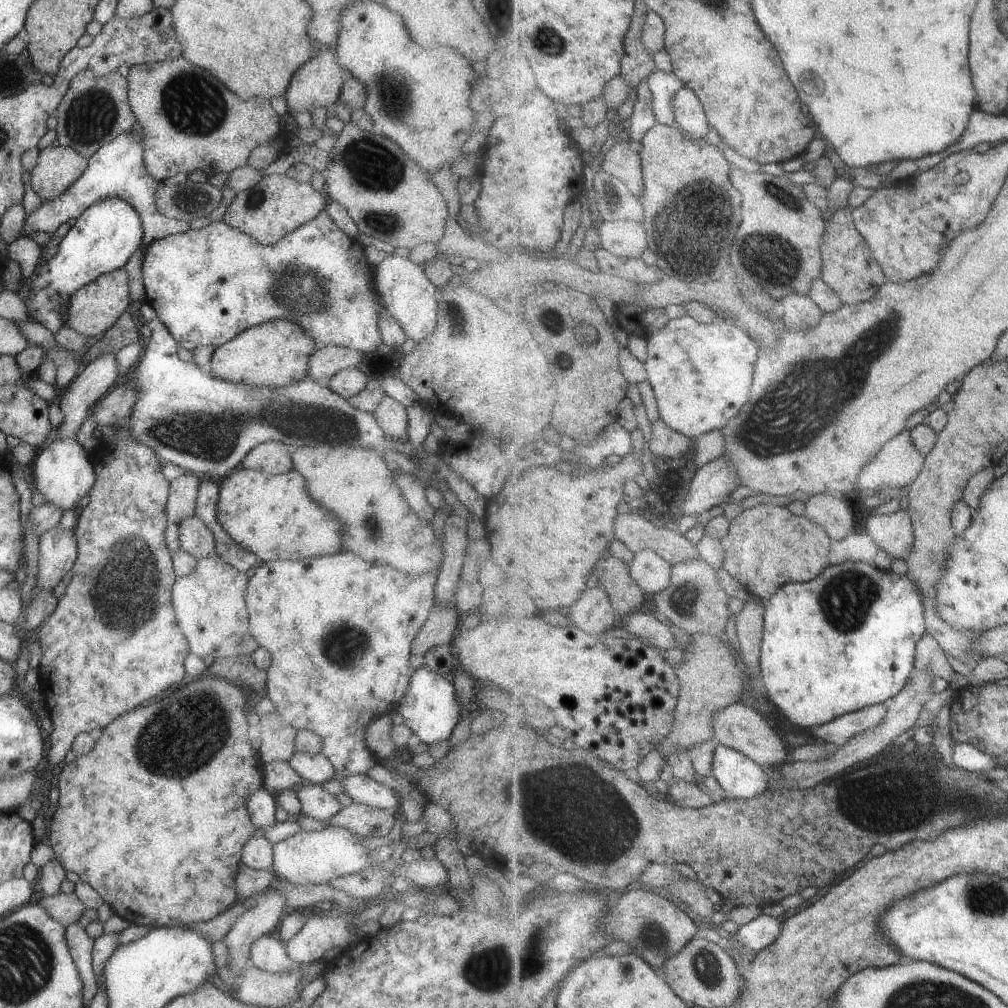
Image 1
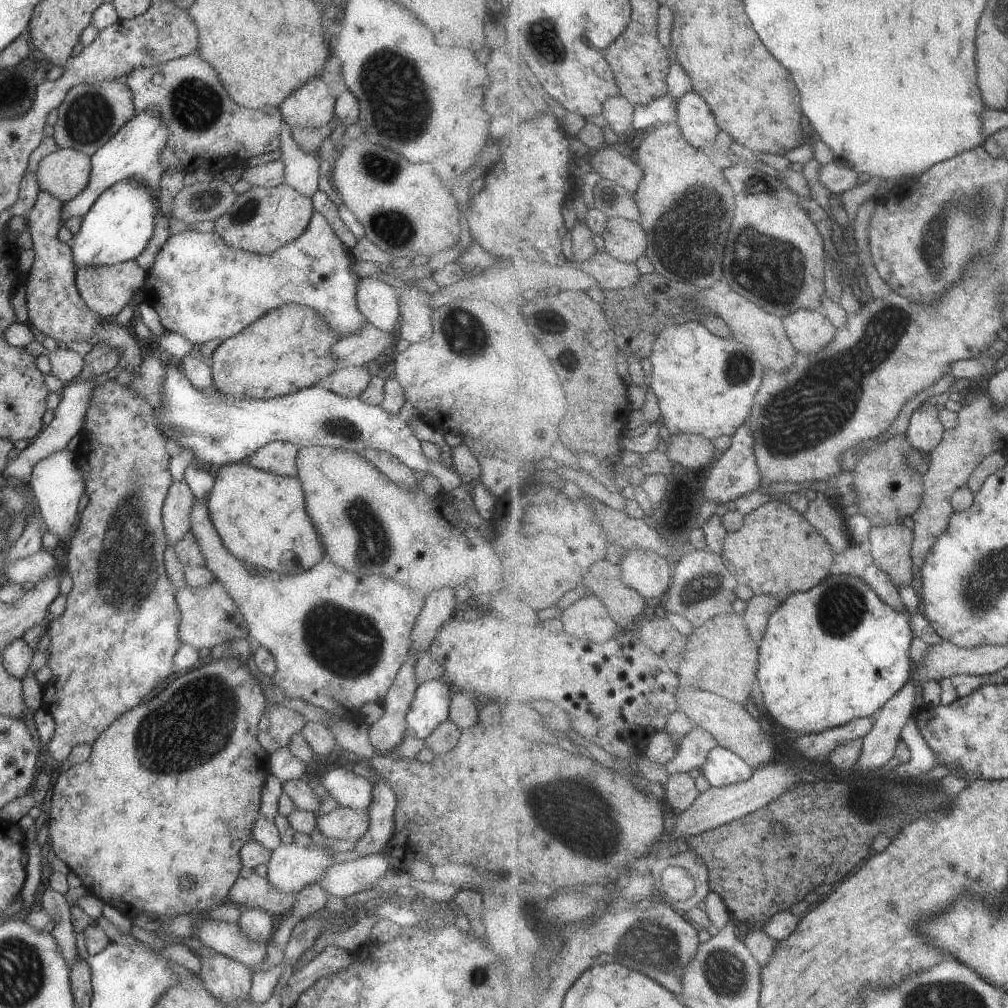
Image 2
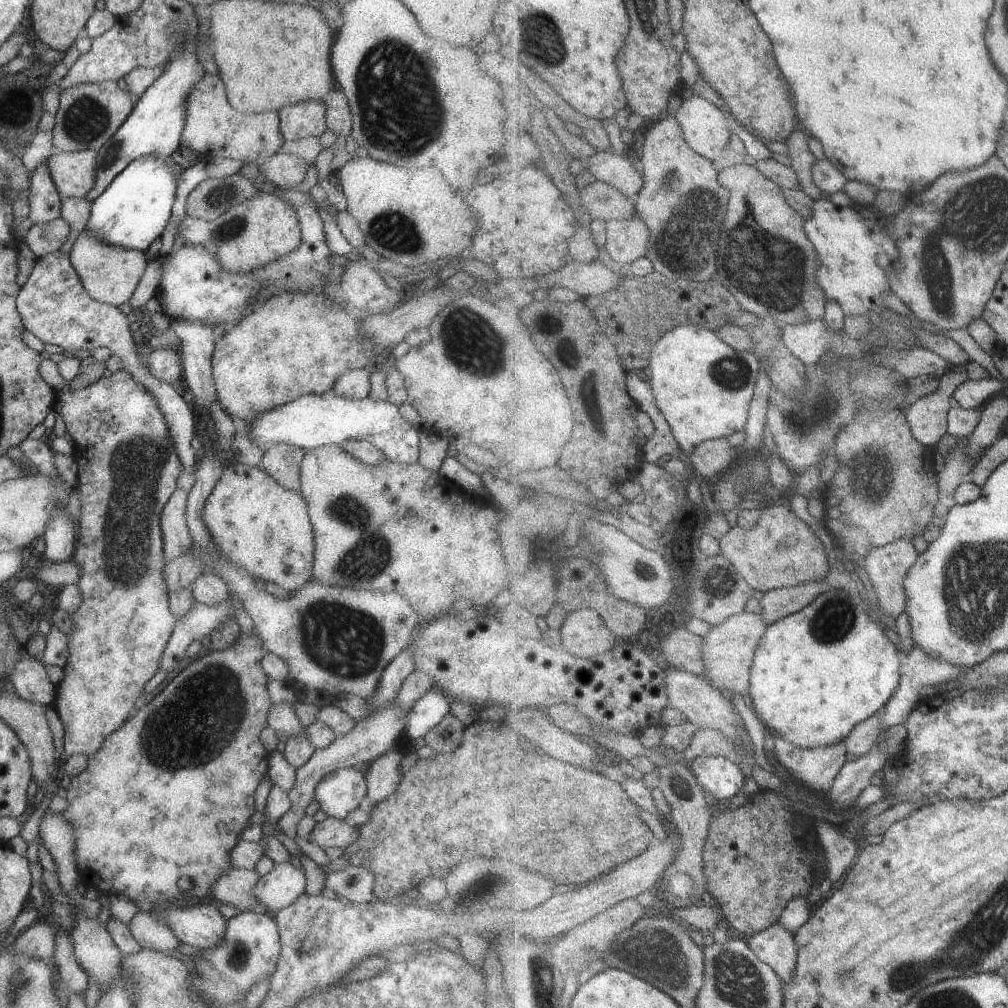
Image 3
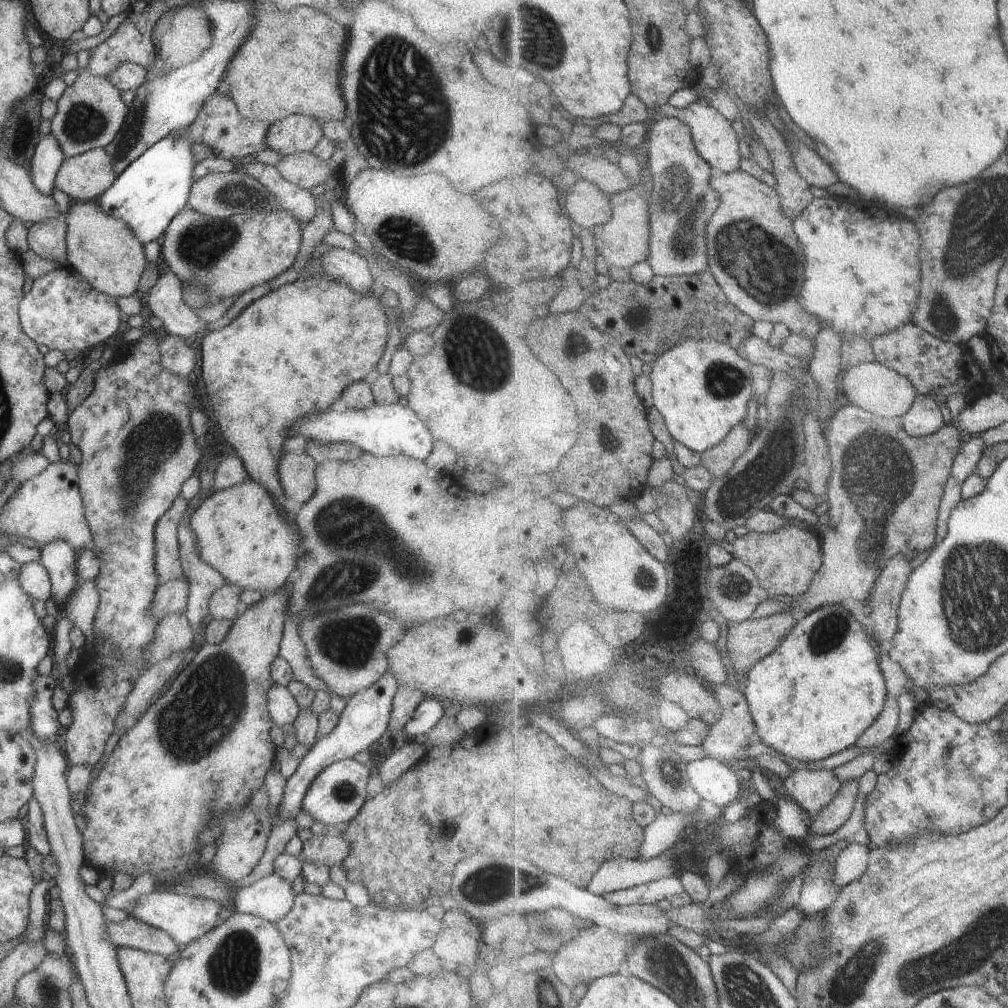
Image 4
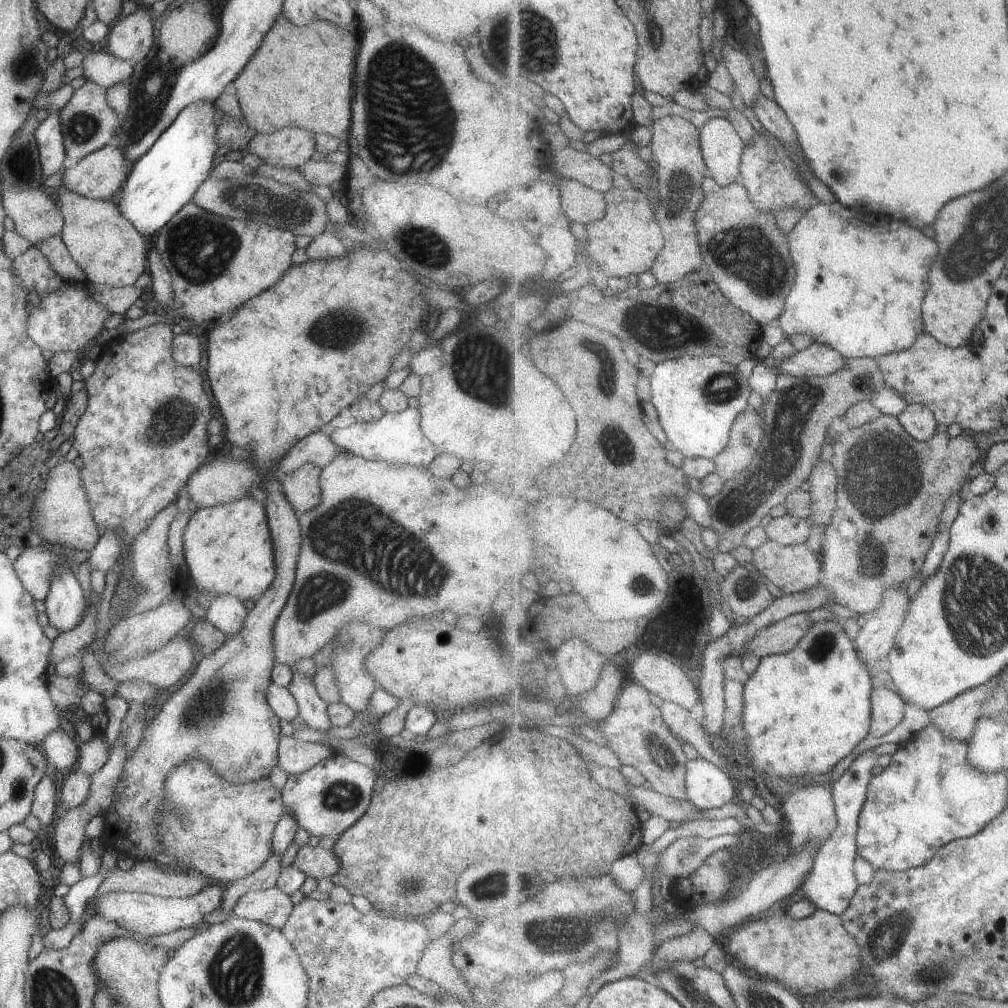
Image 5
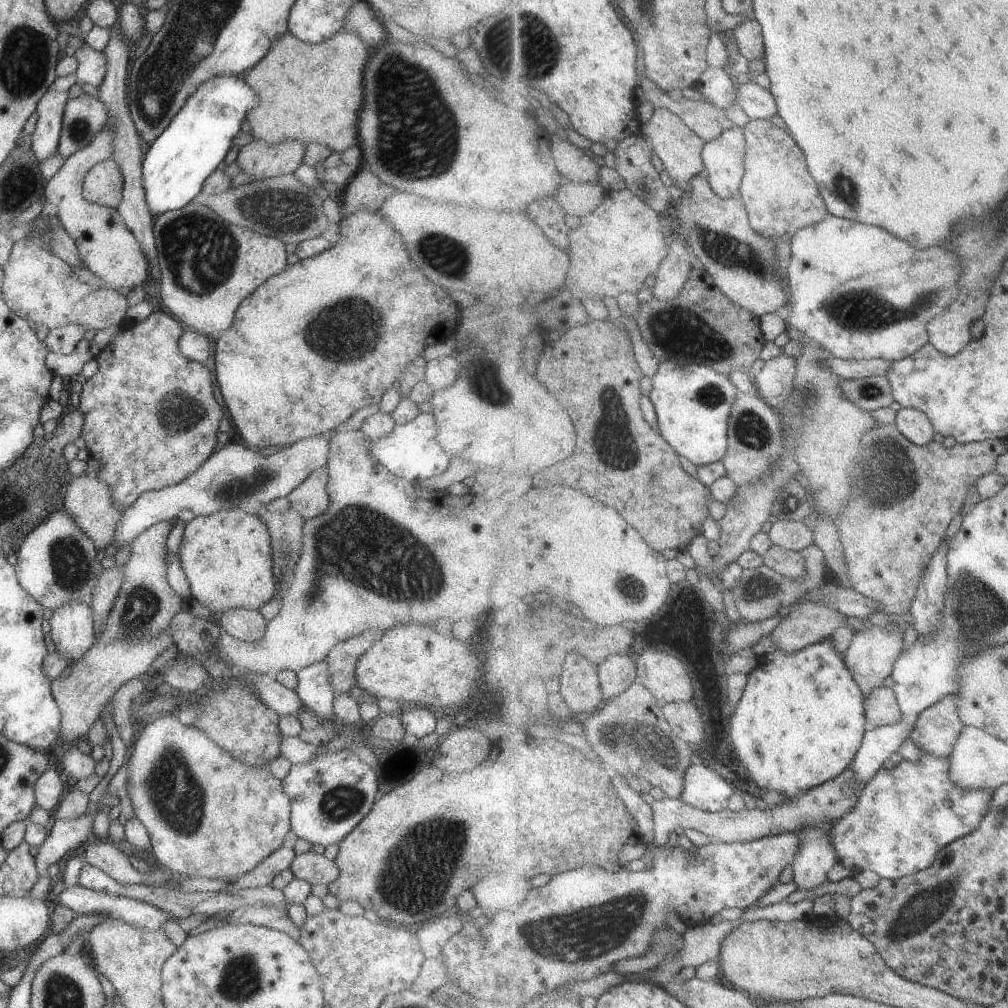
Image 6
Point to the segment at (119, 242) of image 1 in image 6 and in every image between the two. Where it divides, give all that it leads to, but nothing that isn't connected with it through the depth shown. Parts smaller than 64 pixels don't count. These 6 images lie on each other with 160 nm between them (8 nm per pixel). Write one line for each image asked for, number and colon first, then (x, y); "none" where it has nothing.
2: (117, 226)
3: (131, 212)
4: (148, 192)
5: (161, 181)
6: (194, 143)

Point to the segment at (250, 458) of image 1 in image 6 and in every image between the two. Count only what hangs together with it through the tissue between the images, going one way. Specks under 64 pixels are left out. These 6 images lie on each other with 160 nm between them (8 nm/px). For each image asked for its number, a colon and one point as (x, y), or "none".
2: (276, 457)
3: (281, 461)
4: (295, 471)
5: (301, 488)
6: (309, 498)

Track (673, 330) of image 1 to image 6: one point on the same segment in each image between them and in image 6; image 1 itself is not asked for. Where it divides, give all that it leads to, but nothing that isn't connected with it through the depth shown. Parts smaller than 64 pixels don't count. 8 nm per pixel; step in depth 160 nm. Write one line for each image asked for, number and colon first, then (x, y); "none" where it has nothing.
2: (706, 385)
3: (704, 386)
4: (702, 390)
5: (697, 401)
6: (693, 404)

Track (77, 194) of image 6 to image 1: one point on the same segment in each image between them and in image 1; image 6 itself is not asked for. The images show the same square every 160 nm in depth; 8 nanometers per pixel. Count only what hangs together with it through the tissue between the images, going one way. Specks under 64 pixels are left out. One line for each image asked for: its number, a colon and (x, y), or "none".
1: (93, 308)
2: (105, 289)
3: (109, 274)
4: (102, 249)
5: (107, 247)

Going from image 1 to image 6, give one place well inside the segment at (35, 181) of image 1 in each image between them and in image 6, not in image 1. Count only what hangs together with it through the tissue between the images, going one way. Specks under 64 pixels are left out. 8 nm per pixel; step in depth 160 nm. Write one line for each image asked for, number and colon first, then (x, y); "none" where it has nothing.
2: (64, 173)
3: (73, 174)
4: (84, 177)
5: (99, 175)
6: (102, 185)

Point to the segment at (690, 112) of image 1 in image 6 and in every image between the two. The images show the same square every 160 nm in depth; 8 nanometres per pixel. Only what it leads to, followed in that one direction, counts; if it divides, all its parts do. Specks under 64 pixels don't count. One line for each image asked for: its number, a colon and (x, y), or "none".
2: (697, 122)
3: (705, 128)
4: (715, 138)
5: (723, 147)
6: (724, 157)

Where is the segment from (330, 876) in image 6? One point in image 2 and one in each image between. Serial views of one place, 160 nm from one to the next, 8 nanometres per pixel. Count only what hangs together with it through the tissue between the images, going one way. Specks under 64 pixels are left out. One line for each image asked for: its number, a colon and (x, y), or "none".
2: (342, 823)
3: (330, 832)
4: (328, 849)
5: (318, 863)

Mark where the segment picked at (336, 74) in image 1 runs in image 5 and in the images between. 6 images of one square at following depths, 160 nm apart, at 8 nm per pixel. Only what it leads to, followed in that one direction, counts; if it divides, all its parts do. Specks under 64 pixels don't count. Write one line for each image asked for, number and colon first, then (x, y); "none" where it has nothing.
2: (311, 105)
3: (301, 120)
4: (296, 132)
5: (290, 146)

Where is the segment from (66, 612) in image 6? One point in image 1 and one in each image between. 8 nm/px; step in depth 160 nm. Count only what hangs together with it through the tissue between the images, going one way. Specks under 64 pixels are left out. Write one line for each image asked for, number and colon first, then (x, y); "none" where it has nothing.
1: (62, 473)
2: (56, 483)
3: (60, 534)
4: (57, 557)
5: (64, 605)

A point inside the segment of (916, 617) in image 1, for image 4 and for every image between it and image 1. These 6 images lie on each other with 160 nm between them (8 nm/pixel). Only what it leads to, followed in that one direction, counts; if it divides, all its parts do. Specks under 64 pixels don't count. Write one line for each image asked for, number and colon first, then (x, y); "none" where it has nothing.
2: (835, 654)
3: (818, 674)
4: (816, 695)

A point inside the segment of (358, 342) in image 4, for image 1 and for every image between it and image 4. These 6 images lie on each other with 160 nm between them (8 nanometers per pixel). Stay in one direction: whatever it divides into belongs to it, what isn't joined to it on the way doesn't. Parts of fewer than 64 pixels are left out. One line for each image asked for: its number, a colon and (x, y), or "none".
1: (275, 353)
2: (286, 349)
3: (292, 343)

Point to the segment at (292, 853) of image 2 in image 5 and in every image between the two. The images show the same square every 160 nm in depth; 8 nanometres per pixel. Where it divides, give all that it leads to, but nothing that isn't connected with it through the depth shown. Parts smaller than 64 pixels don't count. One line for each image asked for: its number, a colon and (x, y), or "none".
3: (277, 889)
4: (270, 897)
5: (271, 906)

